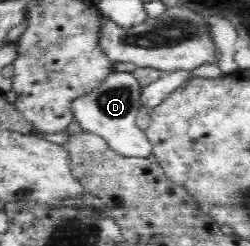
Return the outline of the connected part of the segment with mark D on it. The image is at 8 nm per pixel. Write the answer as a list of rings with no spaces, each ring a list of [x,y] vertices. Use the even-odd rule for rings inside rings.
[[[113,71],[93,92],[73,100],[75,122],[79,122],[81,130],[104,138],[109,148],[117,154],[147,158],[152,153],[152,143],[146,137],[145,131],[136,125],[142,89],[132,72]]]

